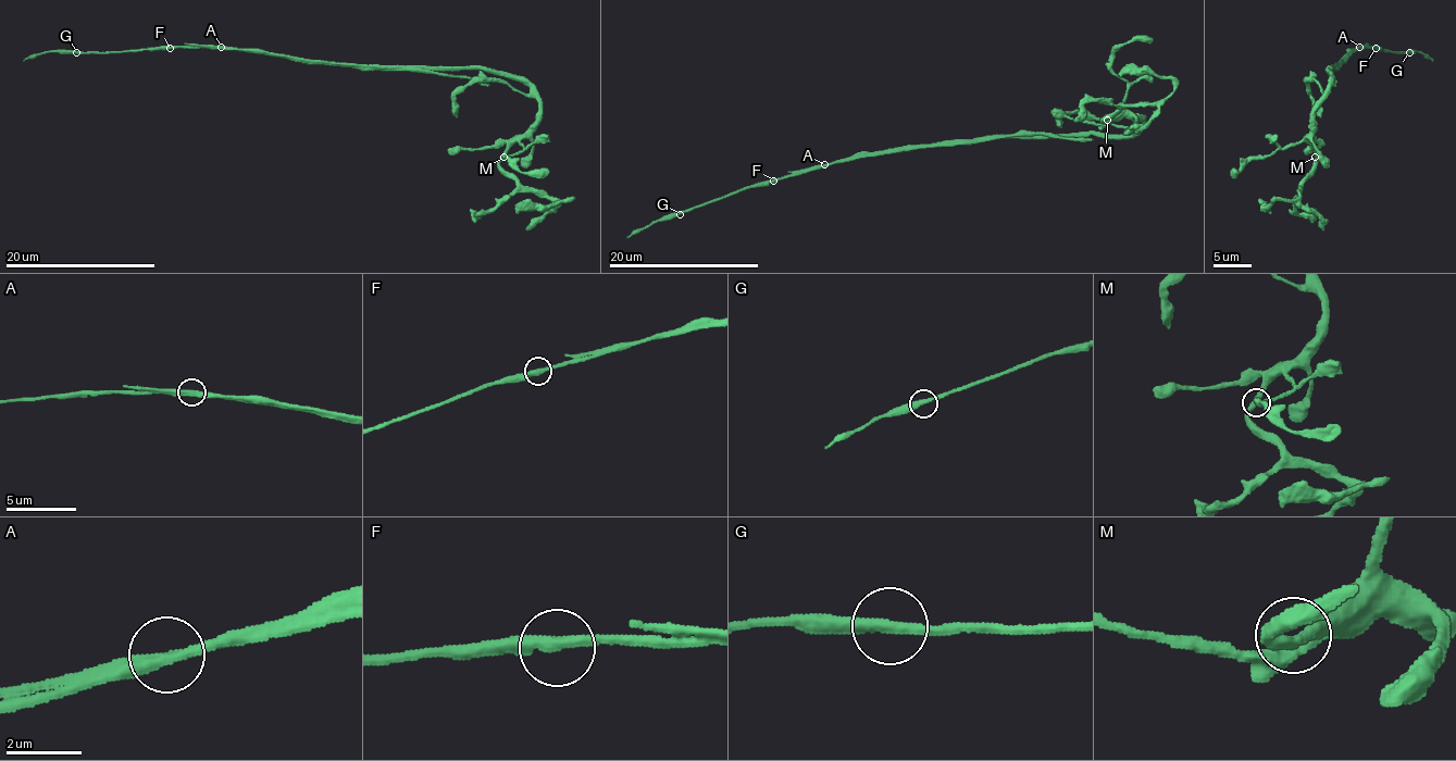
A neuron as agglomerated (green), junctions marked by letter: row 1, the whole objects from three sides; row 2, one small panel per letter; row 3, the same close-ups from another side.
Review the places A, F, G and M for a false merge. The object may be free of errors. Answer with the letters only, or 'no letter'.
A

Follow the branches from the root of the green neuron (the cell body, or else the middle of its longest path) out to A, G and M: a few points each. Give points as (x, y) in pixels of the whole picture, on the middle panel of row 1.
A: (996, 139), (910, 145), (856, 153), (824, 165)
G: (996, 139), (944, 140), (856, 153), (742, 187), (680, 214)
M: (996, 139), (1087, 137), (1092, 133), (1131, 135), (1142, 124), (1141, 119), (1125, 116), (1107, 120)

